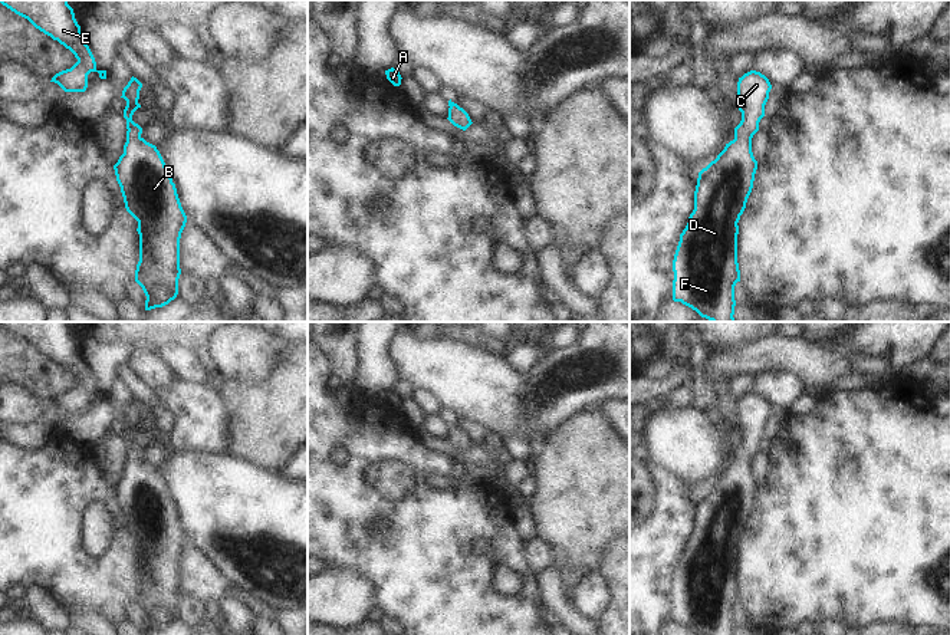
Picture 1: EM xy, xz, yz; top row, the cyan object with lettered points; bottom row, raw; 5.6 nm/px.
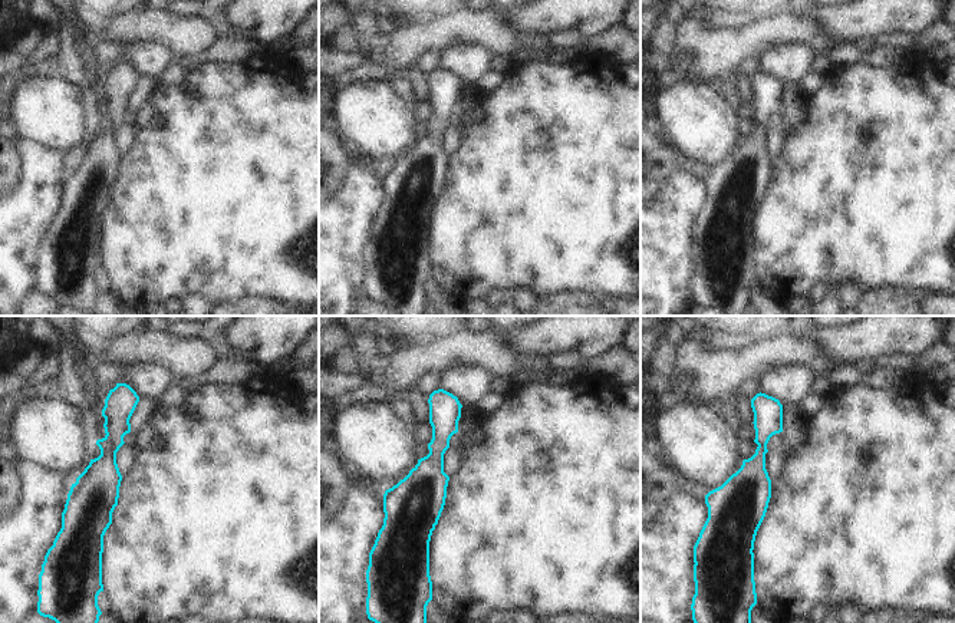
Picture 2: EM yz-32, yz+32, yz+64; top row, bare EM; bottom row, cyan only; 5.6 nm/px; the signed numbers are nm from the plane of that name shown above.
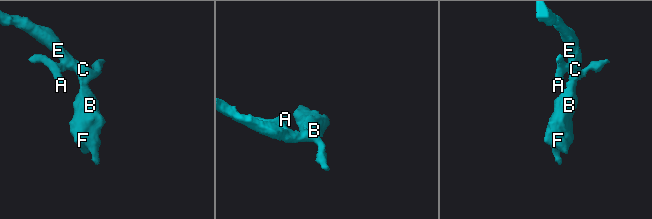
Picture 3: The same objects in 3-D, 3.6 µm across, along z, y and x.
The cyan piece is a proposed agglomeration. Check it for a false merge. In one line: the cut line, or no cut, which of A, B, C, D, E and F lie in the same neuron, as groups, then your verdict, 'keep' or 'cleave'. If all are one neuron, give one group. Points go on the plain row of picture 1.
cut none; groups A B C D E F; keep

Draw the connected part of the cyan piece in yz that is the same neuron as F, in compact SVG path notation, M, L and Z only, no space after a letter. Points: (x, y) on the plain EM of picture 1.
M750 392L739 399L737 430L742 442L734 450L734 461L706 490L698 494L694 513L694 532L680 556L673 582L673 622L697 635L734 635L734 608L740 603L737 585L739 542L753 510L757 483L752 474L752 460L765 438L765 427L772 407L760 394Z

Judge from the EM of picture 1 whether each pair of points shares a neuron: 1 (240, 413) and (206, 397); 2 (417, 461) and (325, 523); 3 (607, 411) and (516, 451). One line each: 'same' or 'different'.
1: different
2: same
3: different

